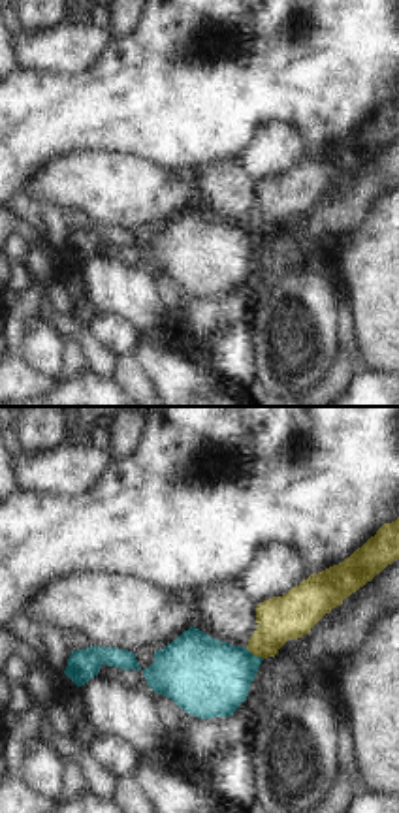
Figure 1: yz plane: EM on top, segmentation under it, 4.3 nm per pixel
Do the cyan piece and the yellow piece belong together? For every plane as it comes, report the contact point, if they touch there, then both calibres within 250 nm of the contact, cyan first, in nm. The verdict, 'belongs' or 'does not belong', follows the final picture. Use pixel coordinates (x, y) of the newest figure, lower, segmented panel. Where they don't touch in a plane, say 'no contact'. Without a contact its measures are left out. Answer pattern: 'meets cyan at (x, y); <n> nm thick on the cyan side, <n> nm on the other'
meets cyan at (253, 655); 340 nm thick on the cyan side, 190 nm on the other

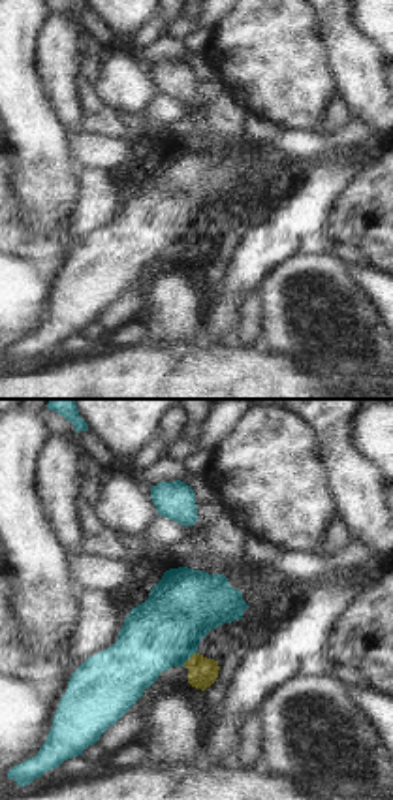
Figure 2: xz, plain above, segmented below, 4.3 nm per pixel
meets cyan at (188, 657); 320 nm thick on the cyan side, 130 nm on the other

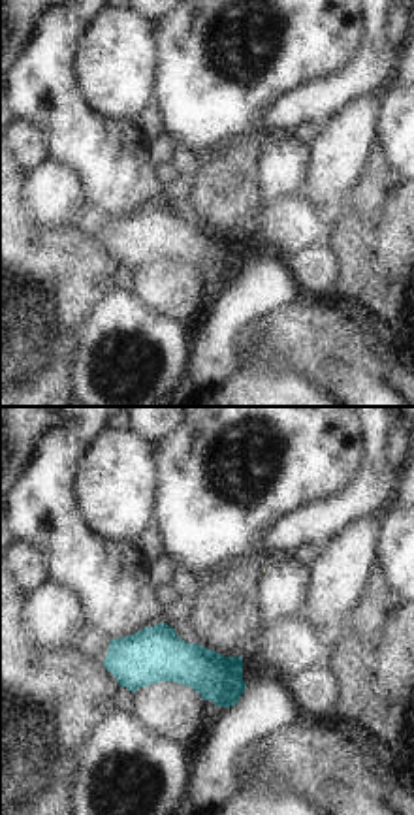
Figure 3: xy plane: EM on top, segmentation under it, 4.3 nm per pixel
no contact

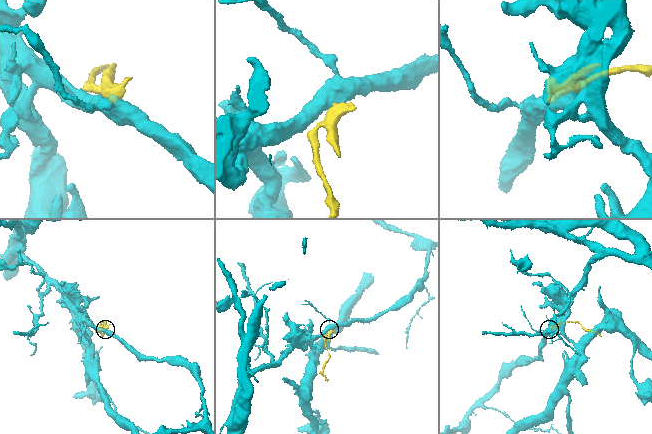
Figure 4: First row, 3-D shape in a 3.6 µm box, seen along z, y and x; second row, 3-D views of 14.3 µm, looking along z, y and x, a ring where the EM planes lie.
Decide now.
does not belong

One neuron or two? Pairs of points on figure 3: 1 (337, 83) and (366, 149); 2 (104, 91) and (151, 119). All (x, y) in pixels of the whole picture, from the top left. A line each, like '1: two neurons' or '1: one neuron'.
1: two neurons
2: two neurons

